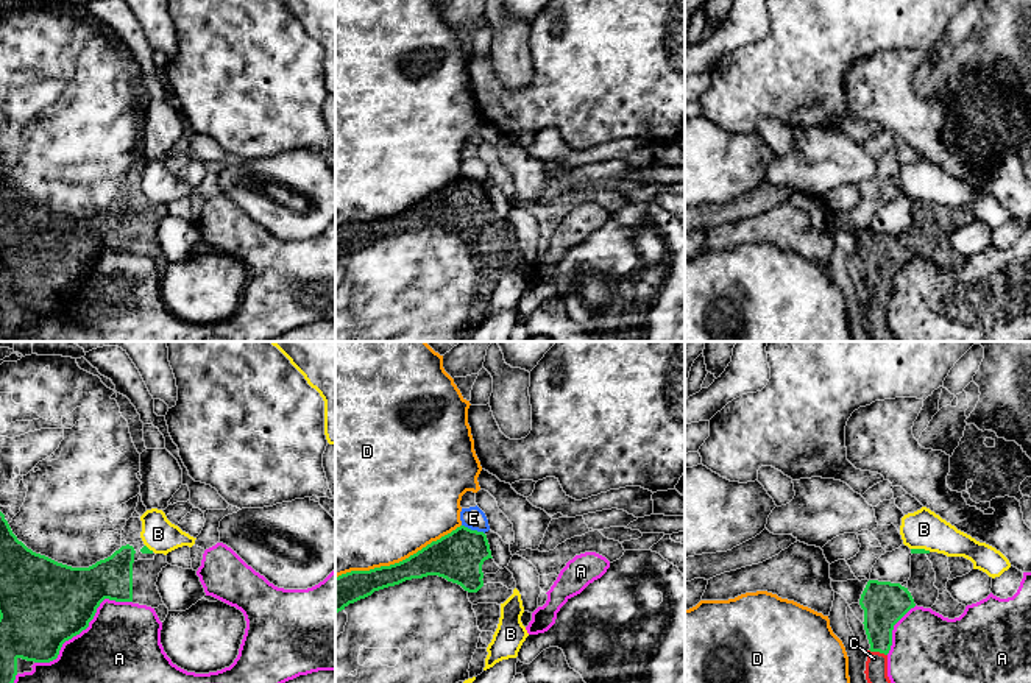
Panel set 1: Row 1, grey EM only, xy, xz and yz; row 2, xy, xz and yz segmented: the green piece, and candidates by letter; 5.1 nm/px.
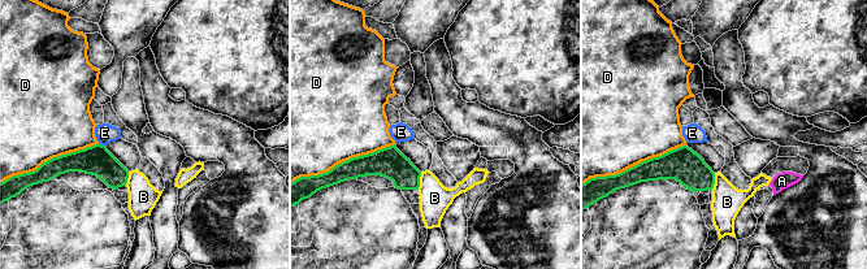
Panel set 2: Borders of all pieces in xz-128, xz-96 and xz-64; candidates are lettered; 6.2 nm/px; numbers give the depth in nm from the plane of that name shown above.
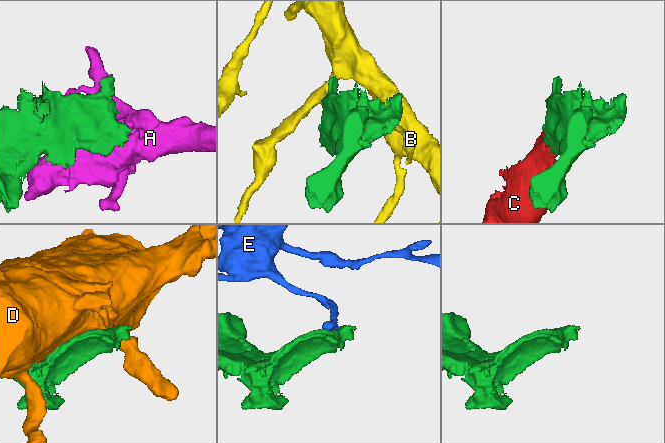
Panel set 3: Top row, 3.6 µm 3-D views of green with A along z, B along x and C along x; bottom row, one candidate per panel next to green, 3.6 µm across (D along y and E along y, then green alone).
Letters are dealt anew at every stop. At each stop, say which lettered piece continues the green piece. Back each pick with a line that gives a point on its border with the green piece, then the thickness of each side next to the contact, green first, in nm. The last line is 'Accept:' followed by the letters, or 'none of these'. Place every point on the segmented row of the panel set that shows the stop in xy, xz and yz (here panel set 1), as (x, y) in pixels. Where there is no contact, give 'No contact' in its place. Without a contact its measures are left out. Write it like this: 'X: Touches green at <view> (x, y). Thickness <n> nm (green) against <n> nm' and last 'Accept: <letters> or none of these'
C: Touches green at yz (878, 651). Thickness 220 nm (green) against 110 nm
Accept: C

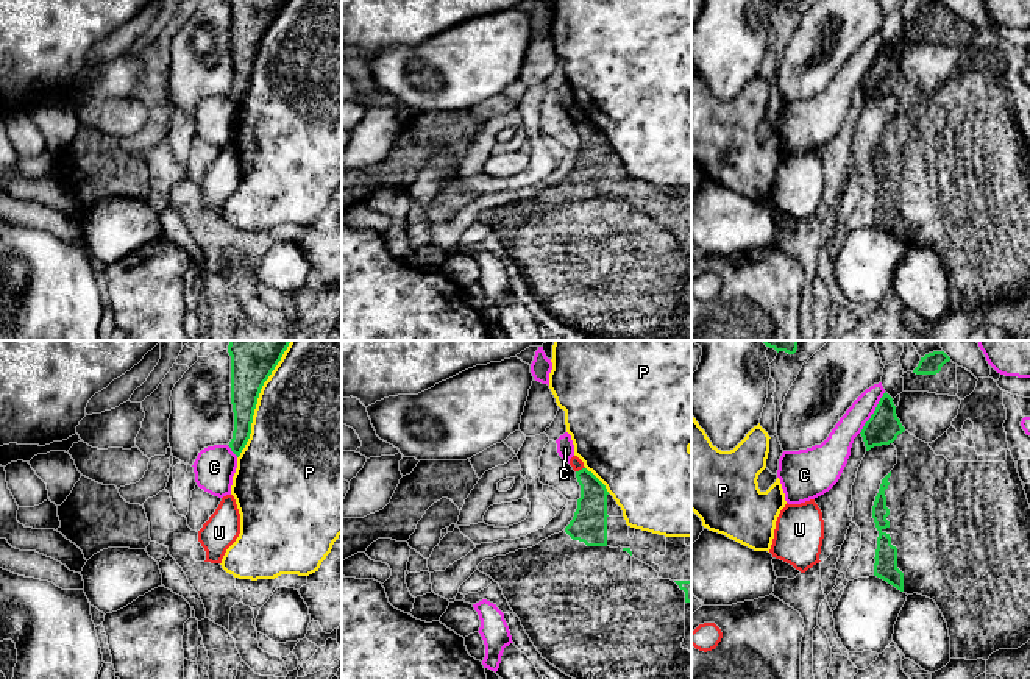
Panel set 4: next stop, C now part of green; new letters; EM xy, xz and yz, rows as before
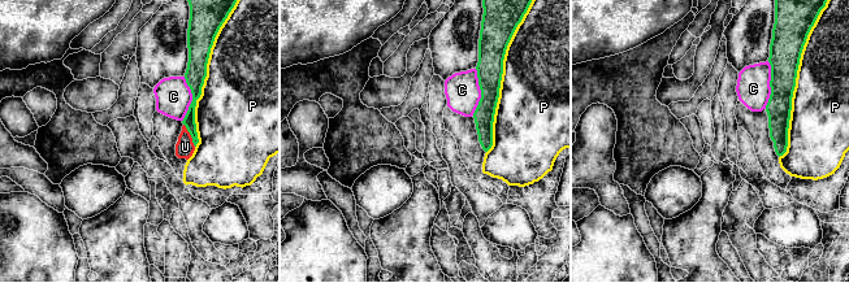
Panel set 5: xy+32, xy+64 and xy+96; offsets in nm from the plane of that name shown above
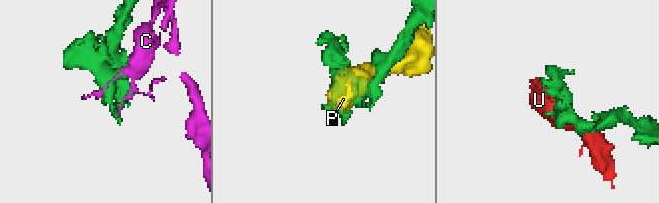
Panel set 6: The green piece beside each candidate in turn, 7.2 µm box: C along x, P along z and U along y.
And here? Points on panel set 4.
Accept: none of these

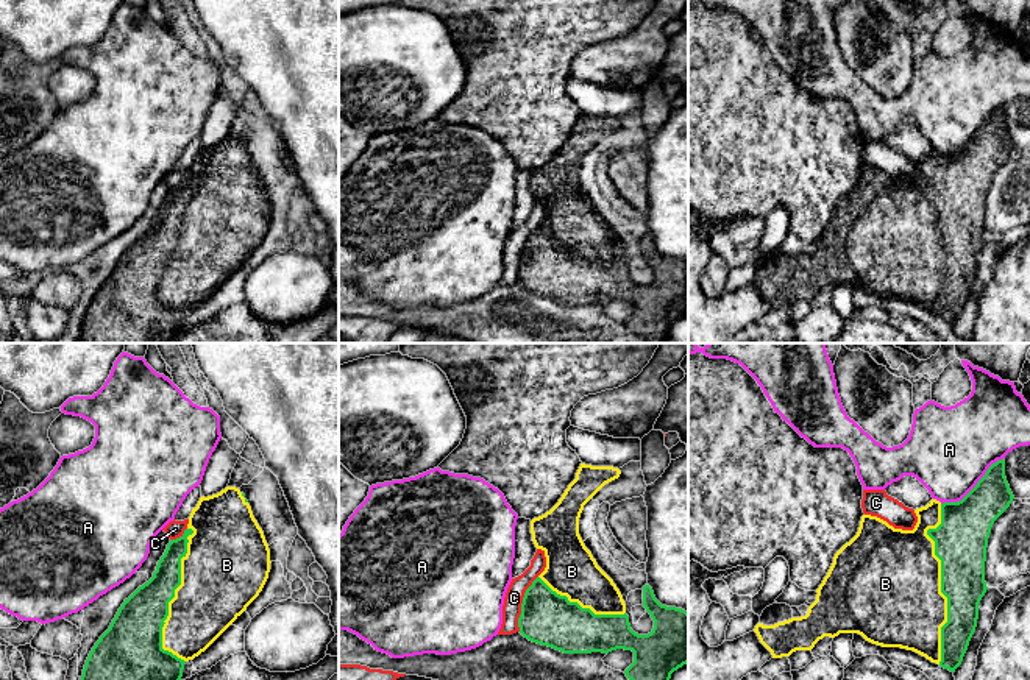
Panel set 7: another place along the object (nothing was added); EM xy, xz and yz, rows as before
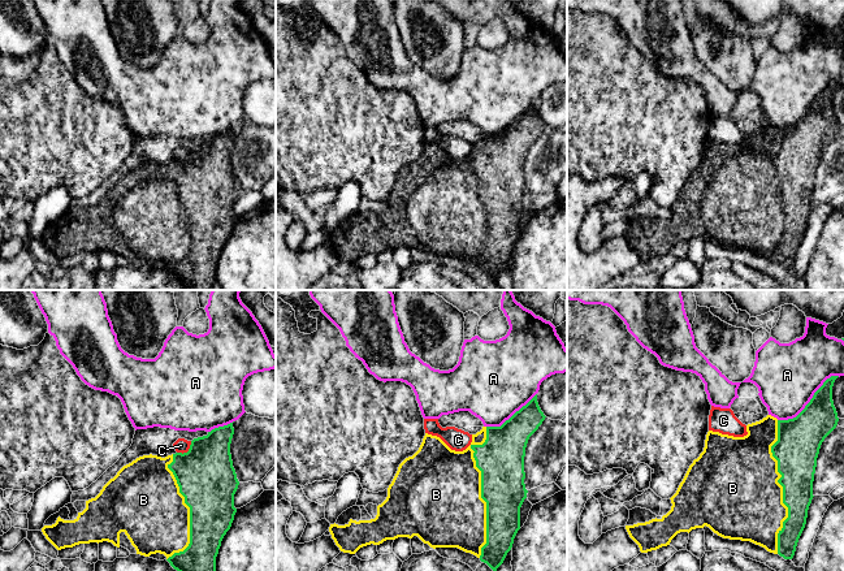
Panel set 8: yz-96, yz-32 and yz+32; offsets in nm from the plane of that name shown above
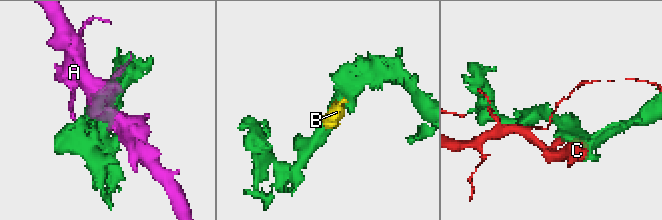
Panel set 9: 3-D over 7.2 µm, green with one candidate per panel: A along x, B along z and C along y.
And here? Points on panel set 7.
B: Touches green at yz (941, 582). Thickness 280 nm (green) against 500 nm
Accept: B

